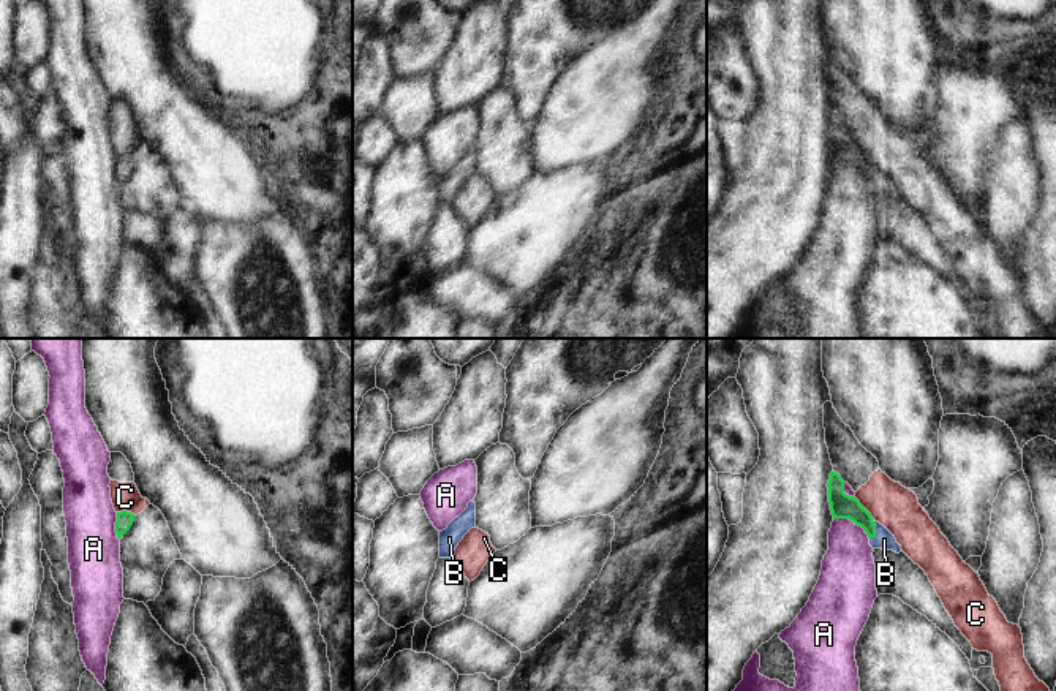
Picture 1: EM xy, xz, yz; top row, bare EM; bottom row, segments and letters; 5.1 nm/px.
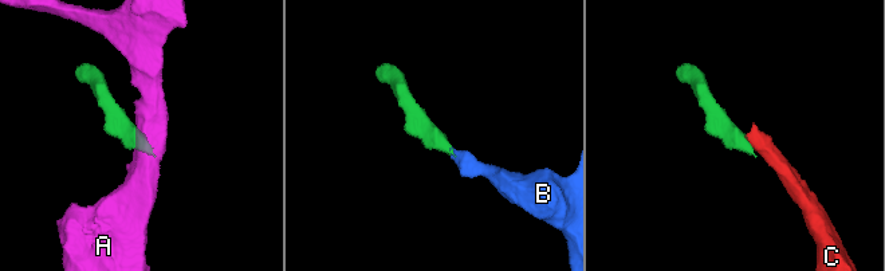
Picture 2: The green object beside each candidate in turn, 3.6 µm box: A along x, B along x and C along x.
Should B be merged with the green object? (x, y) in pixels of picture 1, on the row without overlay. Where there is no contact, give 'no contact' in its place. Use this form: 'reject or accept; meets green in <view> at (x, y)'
accept; meets green in yz at (874, 174)

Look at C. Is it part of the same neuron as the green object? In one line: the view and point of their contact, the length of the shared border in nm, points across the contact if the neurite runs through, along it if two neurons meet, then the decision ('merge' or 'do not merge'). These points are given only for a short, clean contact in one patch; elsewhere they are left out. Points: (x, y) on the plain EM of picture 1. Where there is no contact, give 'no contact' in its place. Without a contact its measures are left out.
meets green in yz at (863, 154); contact 140 nm long; border along yz (856, 143), (873, 163); do not merge

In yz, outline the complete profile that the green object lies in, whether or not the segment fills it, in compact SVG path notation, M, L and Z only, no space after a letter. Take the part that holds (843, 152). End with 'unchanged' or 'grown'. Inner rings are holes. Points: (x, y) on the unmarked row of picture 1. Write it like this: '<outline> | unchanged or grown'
M830 119L827 133L833 166L849 164L862 172L873 194L893 196L896 199L903 198L895 182L884 171L876 168L857 144L844 139L844 126L838 119Z | grown

